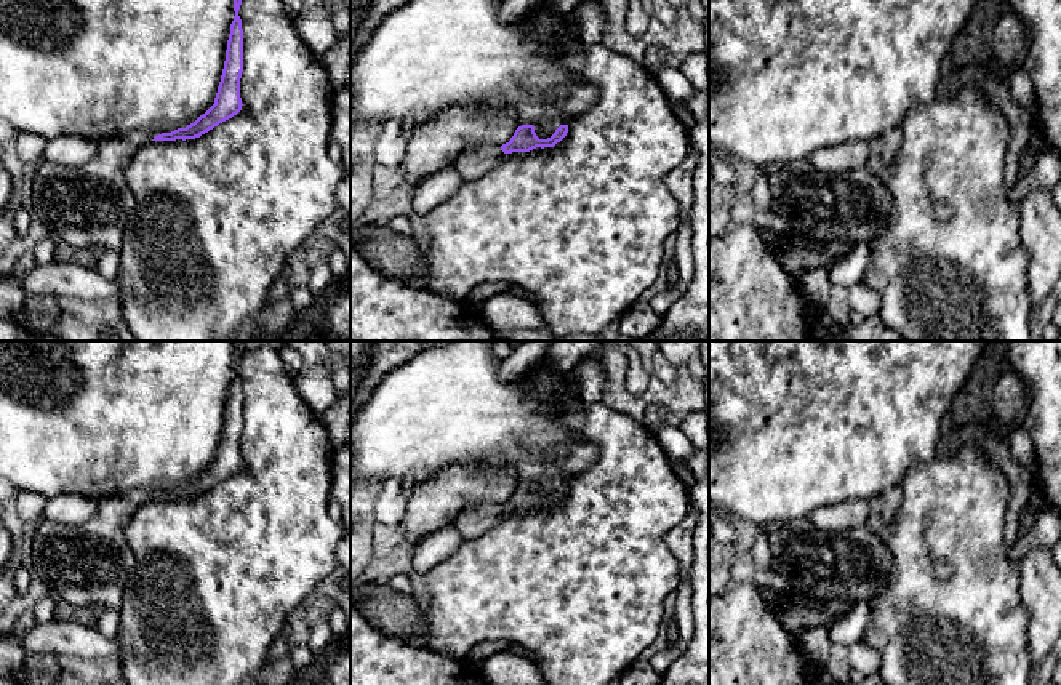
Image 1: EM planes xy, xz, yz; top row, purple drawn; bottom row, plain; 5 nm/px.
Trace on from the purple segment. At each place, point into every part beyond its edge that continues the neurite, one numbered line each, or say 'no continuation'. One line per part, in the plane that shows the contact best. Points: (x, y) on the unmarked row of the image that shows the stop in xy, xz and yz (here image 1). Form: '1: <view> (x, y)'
1: xy (87, 565)

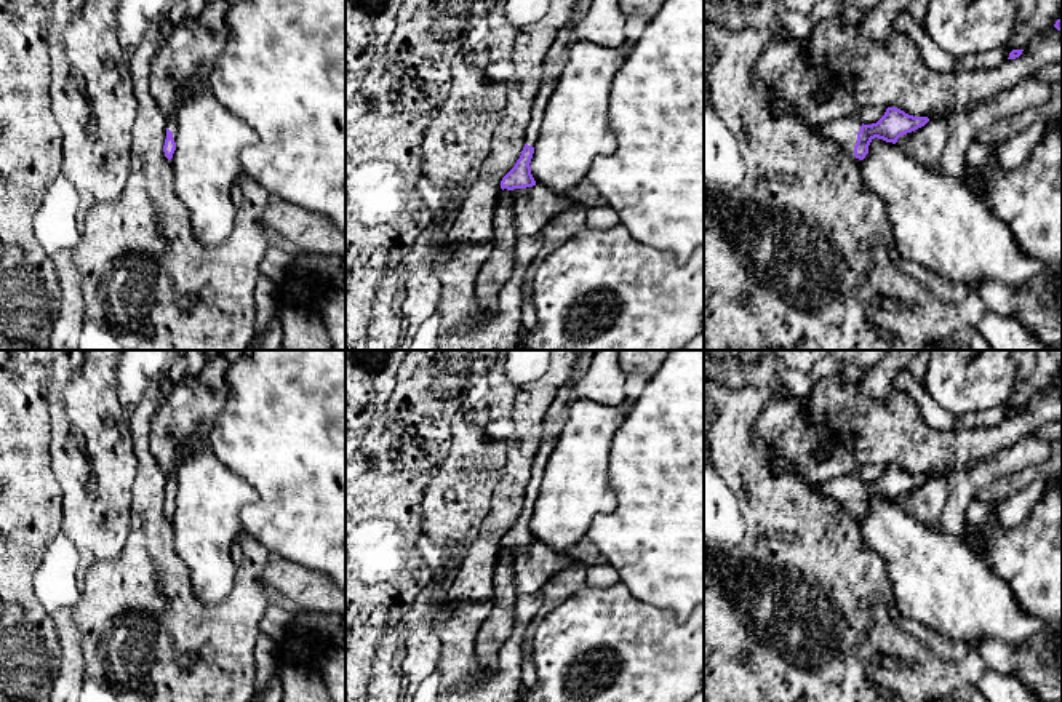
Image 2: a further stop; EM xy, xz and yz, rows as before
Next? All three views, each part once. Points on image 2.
1: yz (845, 488)

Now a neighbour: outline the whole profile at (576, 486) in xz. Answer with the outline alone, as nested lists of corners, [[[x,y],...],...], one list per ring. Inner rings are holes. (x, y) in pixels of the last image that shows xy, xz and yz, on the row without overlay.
[[[571,401],[534,502],[529,525],[536,542],[566,556],[584,539],[592,518],[616,507],[609,478],[611,443],[629,406]]]

